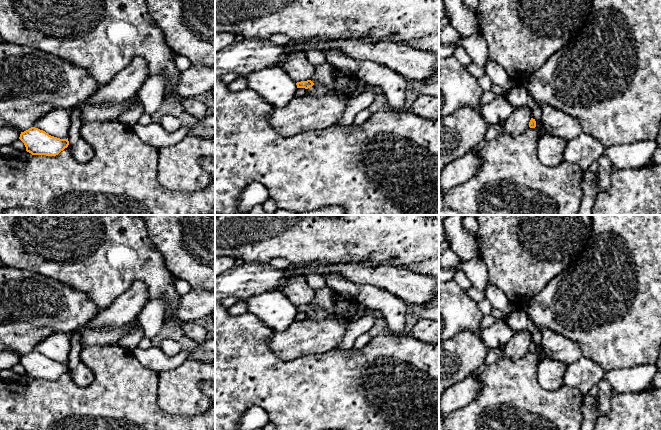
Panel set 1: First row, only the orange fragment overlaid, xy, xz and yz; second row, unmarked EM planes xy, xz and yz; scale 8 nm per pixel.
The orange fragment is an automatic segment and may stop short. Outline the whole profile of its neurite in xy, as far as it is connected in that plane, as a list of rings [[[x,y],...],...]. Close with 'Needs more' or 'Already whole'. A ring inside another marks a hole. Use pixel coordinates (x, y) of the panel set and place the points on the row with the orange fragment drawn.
[[[35,127],[21,132],[19,139],[32,155],[56,156],[69,145],[68,138],[60,139]]]. Already whole

